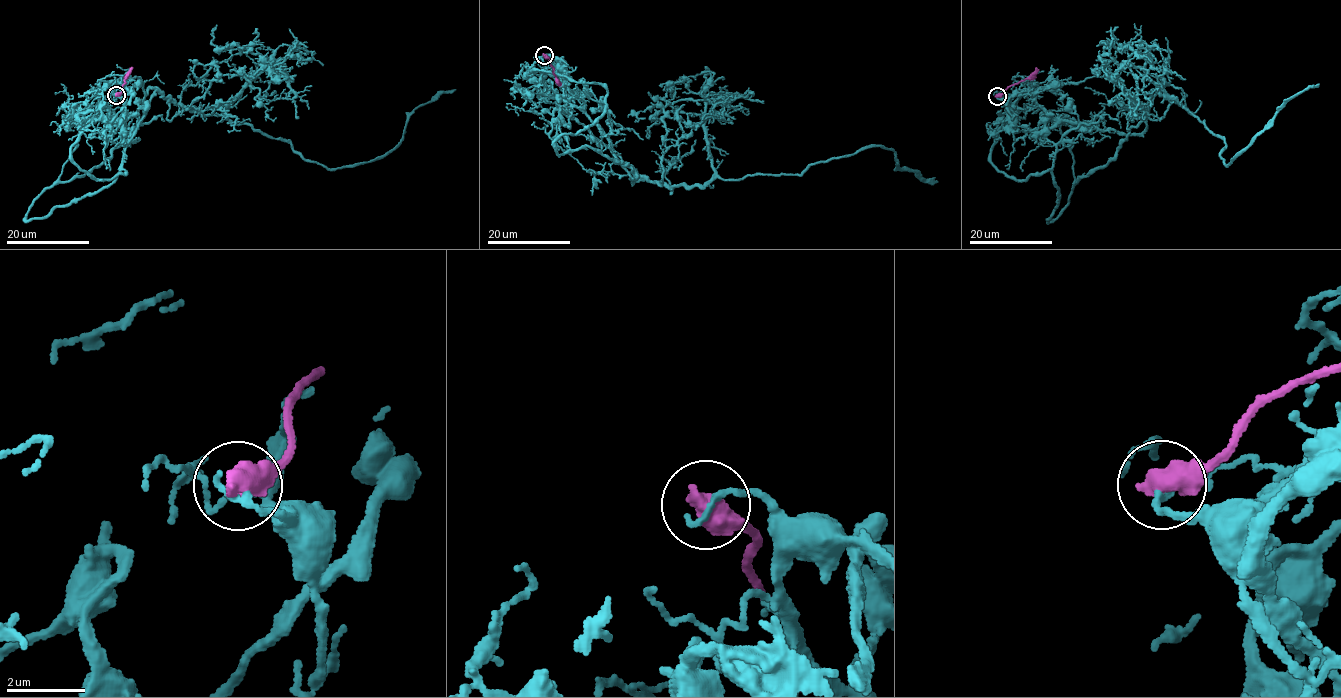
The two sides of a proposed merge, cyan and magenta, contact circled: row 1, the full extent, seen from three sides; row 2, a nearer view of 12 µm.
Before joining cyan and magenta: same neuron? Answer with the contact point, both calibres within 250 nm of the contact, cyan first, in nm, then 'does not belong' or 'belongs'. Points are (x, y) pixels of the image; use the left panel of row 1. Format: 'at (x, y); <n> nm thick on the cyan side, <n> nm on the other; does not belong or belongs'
at (116, 95); 180 nm thick on the cyan side, 650 nm on the other; does not belong

